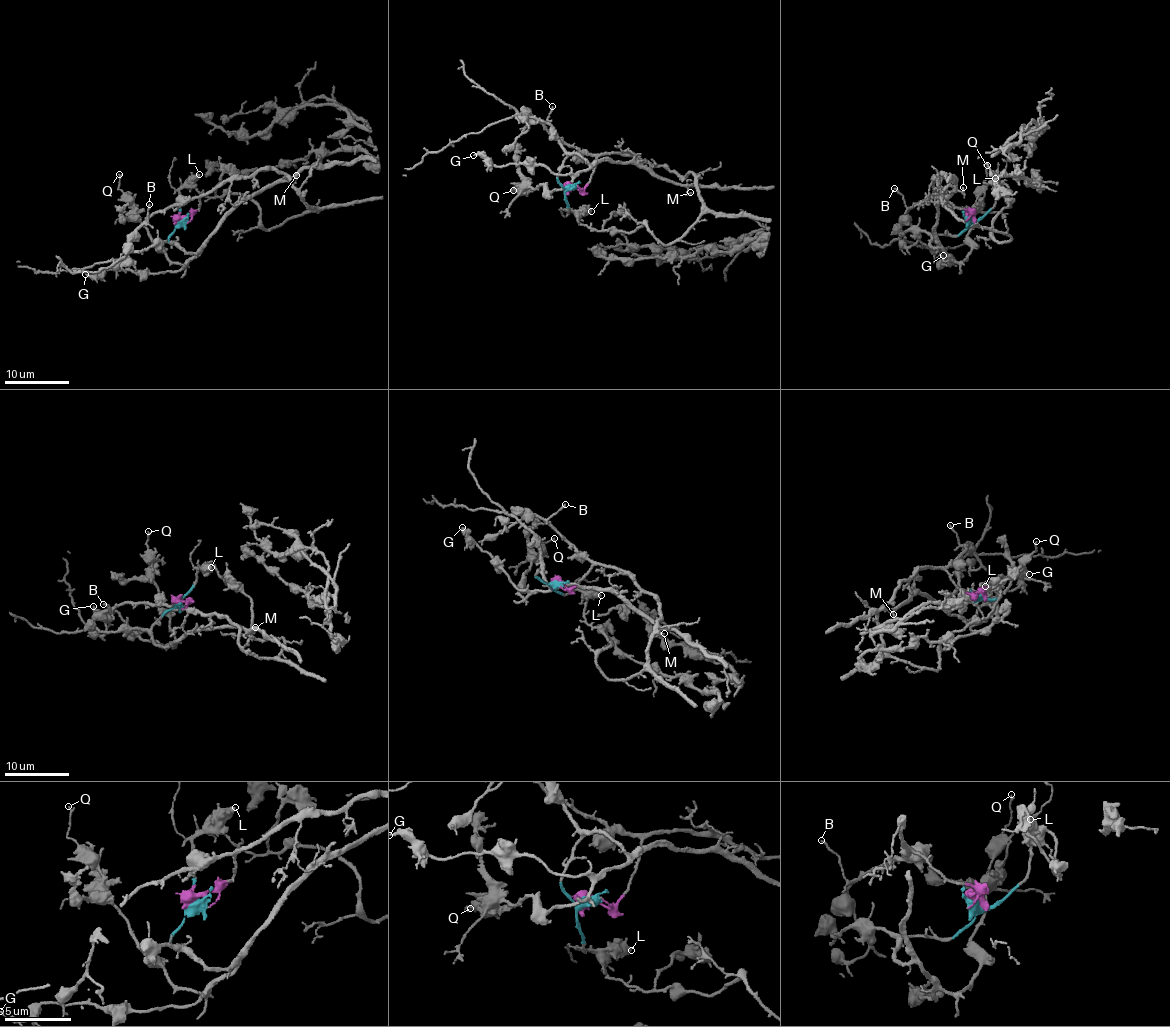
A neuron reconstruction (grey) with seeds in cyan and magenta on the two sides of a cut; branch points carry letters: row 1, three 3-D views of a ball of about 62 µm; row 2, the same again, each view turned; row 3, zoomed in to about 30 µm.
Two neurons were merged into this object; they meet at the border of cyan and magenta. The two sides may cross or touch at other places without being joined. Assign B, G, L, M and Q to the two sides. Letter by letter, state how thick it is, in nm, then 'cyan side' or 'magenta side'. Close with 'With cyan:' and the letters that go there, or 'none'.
B: 150 nm | magenta side
G: 180 nm | cyan side
L: 550 nm | cyan side
M: 100 nm | cyan side
Q: 130 nm | cyan side
With cyan: G, L, M, Q

